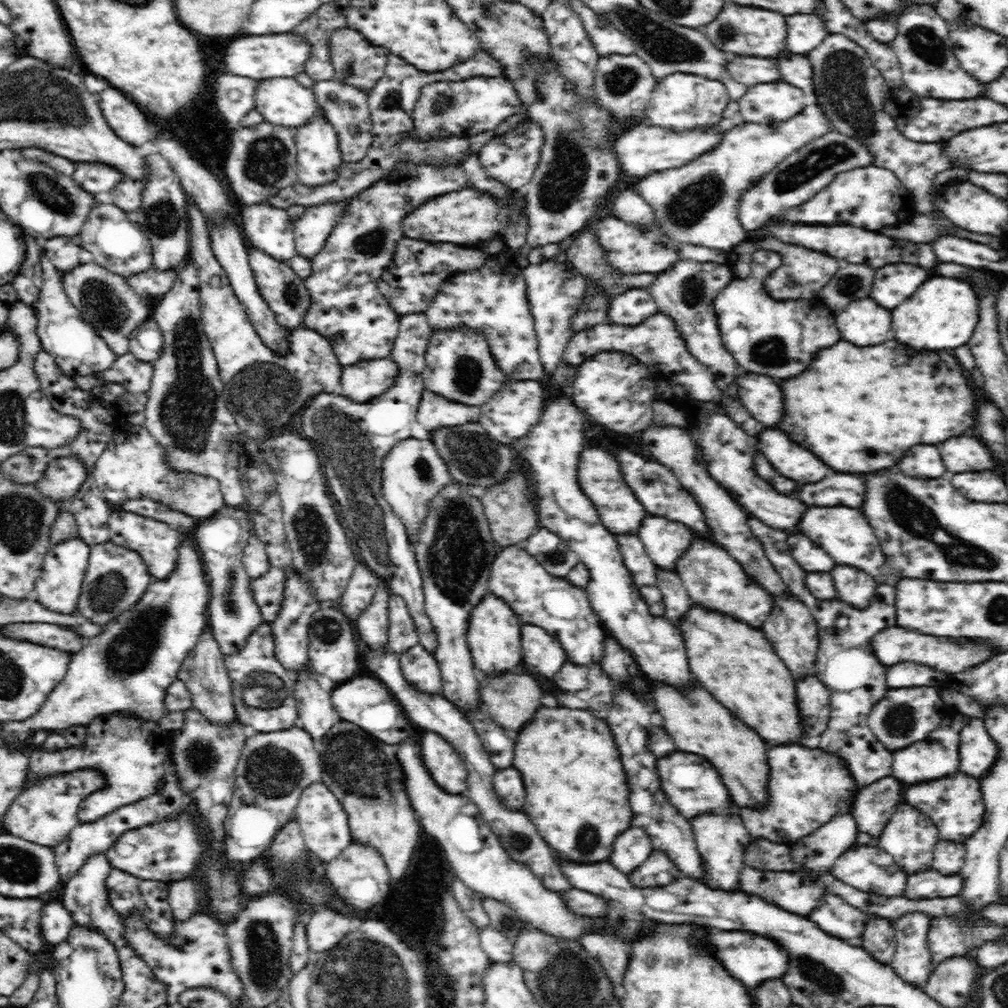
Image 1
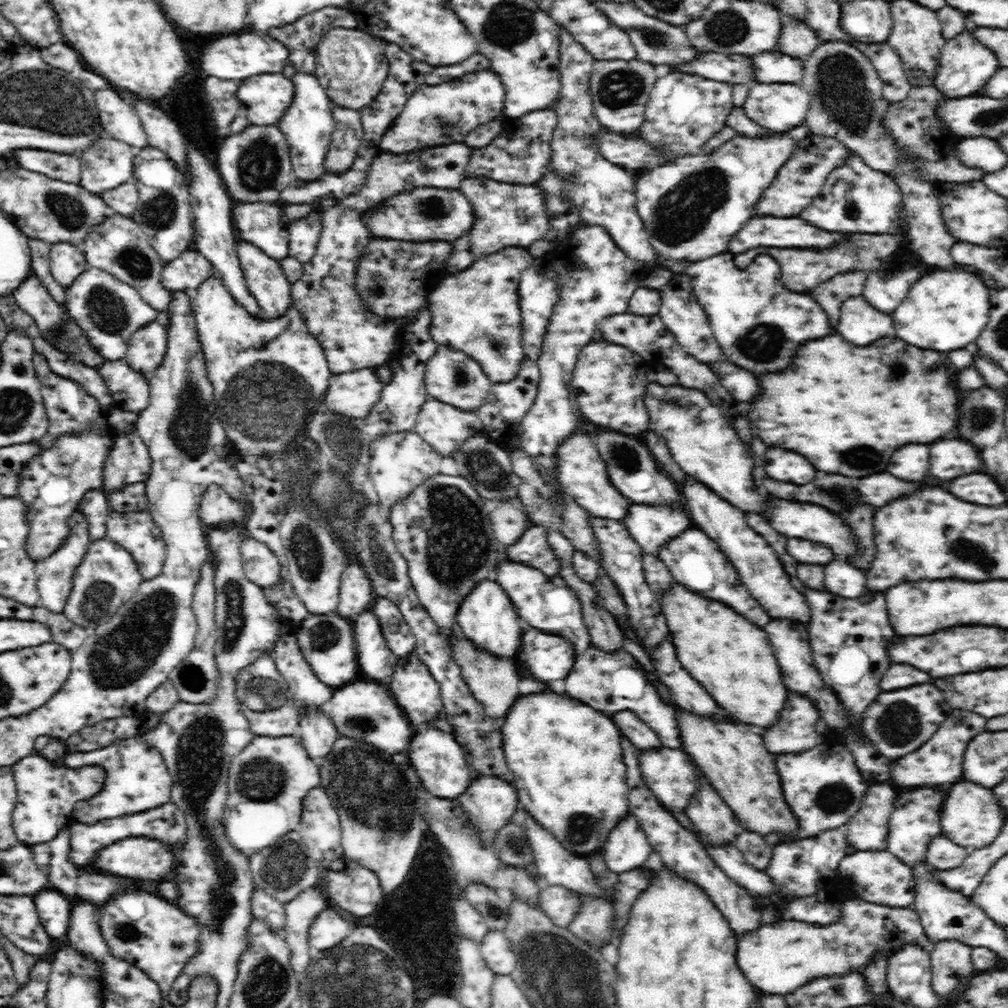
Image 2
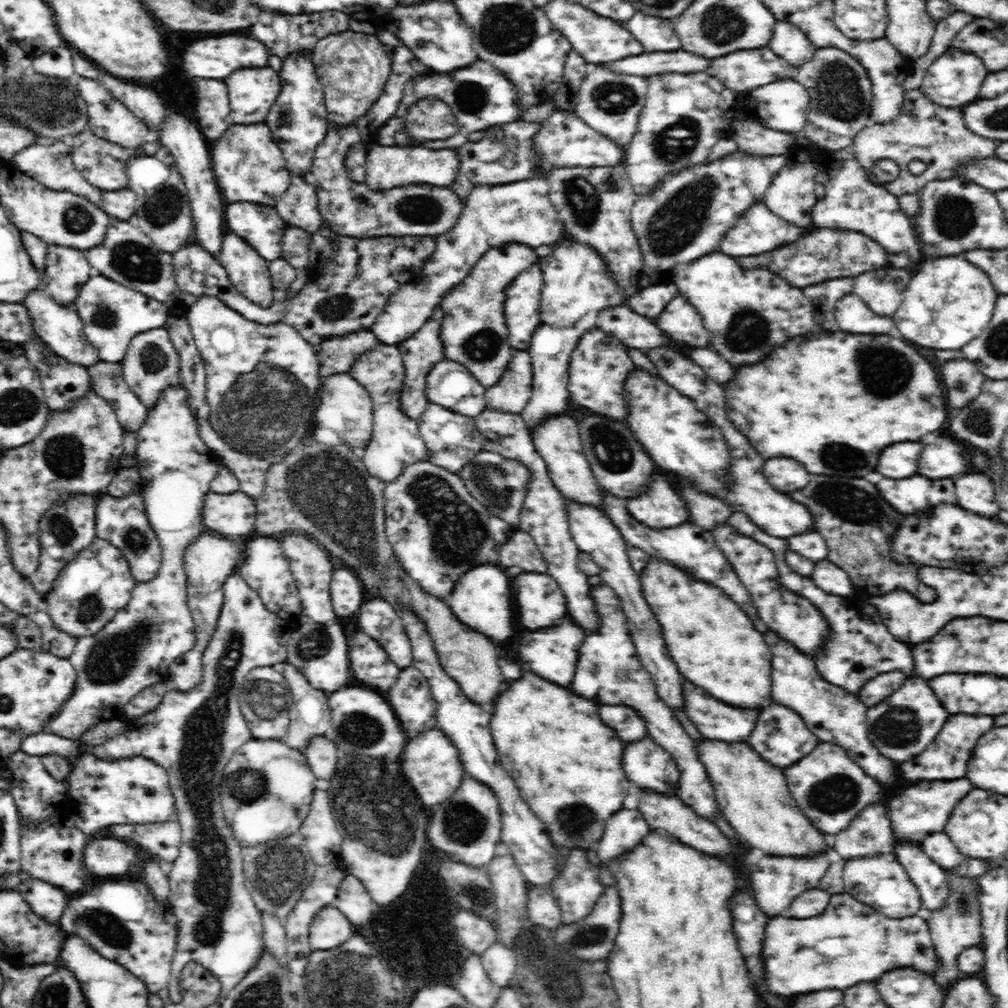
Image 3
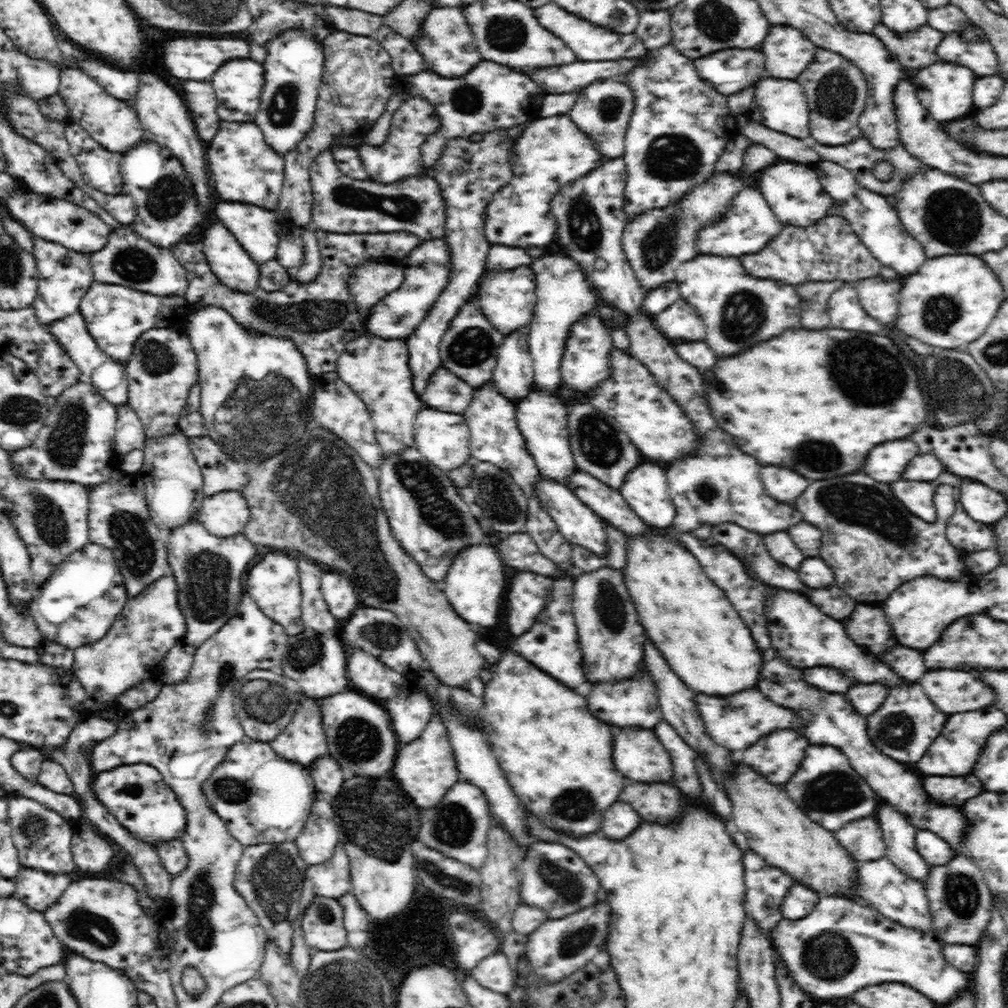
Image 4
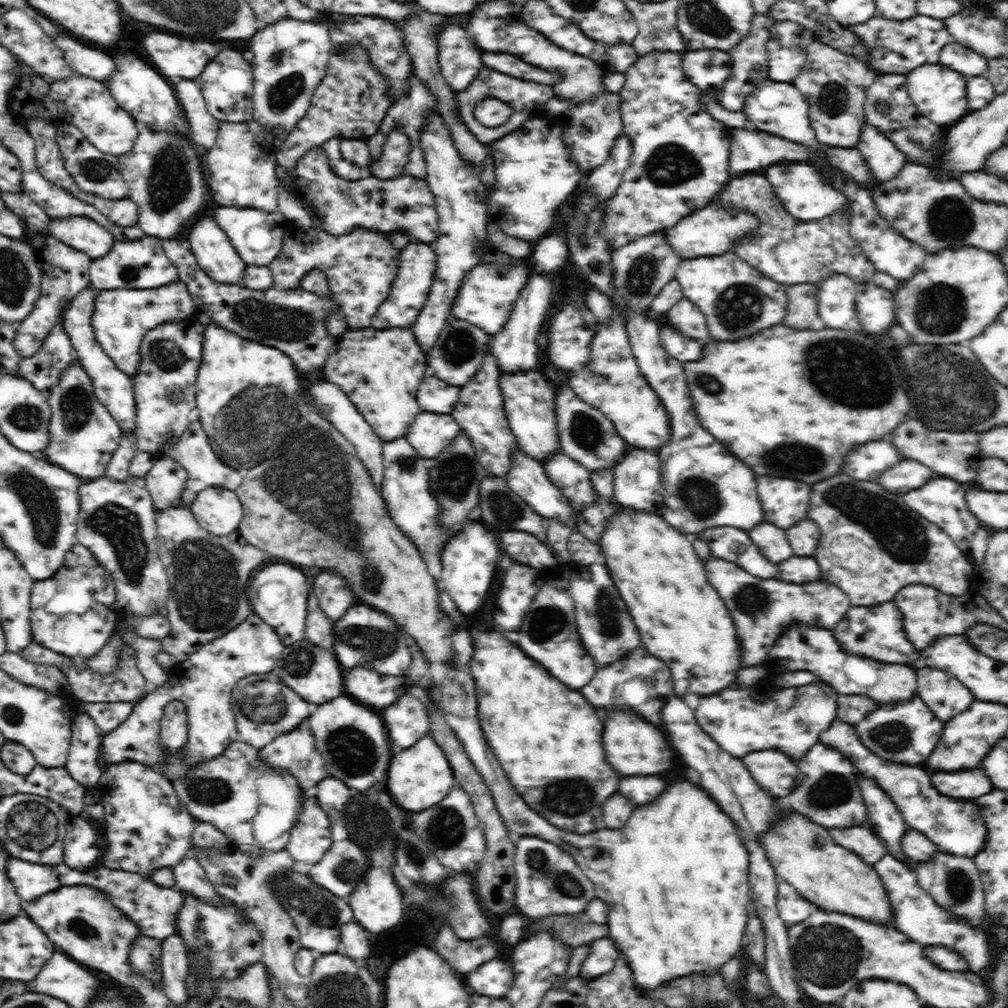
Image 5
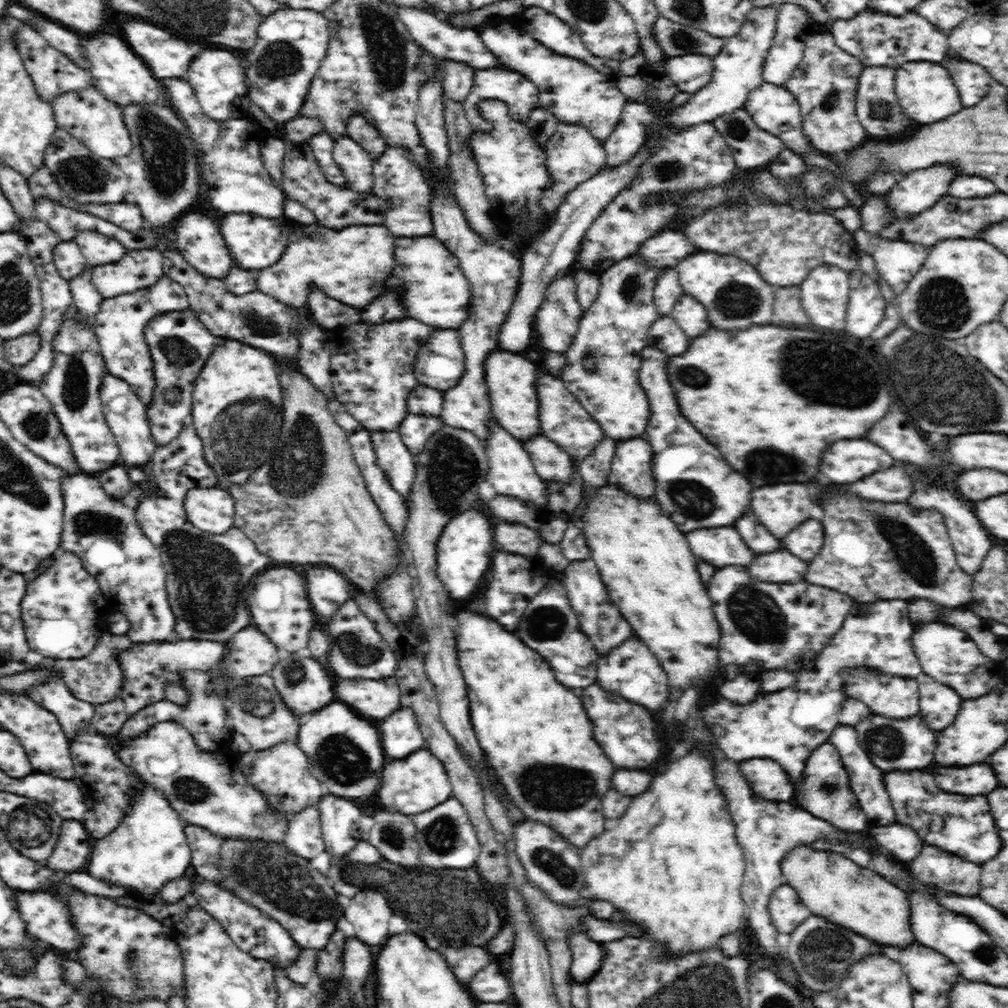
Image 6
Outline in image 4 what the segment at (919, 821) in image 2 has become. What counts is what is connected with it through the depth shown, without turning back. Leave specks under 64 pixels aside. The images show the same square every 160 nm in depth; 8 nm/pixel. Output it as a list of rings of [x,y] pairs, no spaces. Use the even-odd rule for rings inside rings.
[[[974,774],[960,778],[924,778],[924,790],[938,802],[946,806],[956,806],[974,798],[982,792],[982,786]]]

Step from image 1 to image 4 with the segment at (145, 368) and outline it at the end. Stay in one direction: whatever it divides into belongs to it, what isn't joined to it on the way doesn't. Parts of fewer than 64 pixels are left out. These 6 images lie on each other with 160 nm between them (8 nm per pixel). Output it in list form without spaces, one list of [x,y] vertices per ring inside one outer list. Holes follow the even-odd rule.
[[[128,402],[116,406],[116,410],[115,445],[117,451],[124,456],[131,450],[136,450],[136,448],[142,449],[143,442],[148,437],[142,421],[138,418],[136,412],[130,408]]]

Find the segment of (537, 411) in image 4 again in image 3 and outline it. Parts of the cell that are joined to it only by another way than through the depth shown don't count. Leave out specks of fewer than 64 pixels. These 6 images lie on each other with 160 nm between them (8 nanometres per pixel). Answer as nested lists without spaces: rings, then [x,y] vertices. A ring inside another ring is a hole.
[[[566,415],[566,418],[558,418],[558,422],[550,422],[550,426],[546,426],[546,430],[542,430],[542,434],[538,434],[538,438],[532,440],[538,454],[546,463],[554,486],[563,496],[577,504],[602,510],[606,506],[606,498],[582,450],[580,429],[577,422]]]

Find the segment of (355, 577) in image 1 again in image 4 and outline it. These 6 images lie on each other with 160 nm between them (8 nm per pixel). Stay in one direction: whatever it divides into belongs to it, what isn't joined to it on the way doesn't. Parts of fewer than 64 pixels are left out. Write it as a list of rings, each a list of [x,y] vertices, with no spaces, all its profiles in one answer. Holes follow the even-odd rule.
[[[324,574],[321,578],[321,589],[329,611],[337,618],[352,616],[358,606],[361,605],[359,596],[353,583],[342,574]]]

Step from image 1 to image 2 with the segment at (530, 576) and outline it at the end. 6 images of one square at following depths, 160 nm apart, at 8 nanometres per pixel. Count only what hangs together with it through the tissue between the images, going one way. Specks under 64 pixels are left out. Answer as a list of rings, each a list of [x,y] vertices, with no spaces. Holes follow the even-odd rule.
[[[512,559],[512,562],[504,562],[500,566],[496,580],[502,588],[508,590],[508,596],[514,602],[516,612],[530,626],[538,630],[546,630],[550,634],[558,634],[576,648],[575,654],[586,652],[586,648],[592,645],[589,627],[585,625],[584,613],[581,609],[581,599],[577,597],[576,591],[565,582],[565,579],[544,575],[538,568]]]

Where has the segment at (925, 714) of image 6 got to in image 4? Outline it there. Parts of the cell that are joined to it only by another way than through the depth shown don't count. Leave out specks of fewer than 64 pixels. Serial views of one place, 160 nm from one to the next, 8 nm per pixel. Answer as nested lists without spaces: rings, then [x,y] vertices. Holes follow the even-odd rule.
[[[934,670],[926,672],[918,682],[937,708],[946,714],[970,712],[994,704],[994,694],[984,686],[982,680],[976,680],[972,672],[962,670]]]

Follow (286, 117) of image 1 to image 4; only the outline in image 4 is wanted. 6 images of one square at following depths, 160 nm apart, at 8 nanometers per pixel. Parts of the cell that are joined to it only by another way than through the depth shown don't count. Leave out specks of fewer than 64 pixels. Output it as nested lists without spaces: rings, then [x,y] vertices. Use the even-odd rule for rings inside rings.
[[[248,58],[230,60],[230,66],[222,66],[218,69],[218,74],[211,77],[211,80],[213,89],[216,90],[216,99],[218,99],[217,113],[222,121],[255,122],[266,82],[262,63]]]

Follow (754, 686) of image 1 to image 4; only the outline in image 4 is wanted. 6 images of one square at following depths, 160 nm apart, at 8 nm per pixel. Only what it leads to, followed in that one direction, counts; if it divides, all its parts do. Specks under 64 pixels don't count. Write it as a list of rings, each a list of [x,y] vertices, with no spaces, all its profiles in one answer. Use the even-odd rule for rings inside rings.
[[[654,531],[642,538],[627,537],[627,555],[628,564],[622,570],[623,578],[630,598],[636,604],[644,632],[650,639],[654,638],[653,645],[662,650],[662,655],[666,654],[666,662],[674,666],[674,672],[682,678],[682,682],[708,696],[730,696],[756,686],[764,660],[754,646],[752,634],[746,623],[740,620],[724,591],[706,578],[707,574],[694,554],[687,552],[674,537]]]

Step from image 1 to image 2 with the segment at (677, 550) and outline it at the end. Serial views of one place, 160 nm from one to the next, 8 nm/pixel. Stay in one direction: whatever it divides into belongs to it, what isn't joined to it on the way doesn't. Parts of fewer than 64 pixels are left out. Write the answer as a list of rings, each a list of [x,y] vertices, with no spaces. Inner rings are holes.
[[[632,502],[628,516],[622,520],[630,531],[632,538],[642,547],[643,554],[658,556],[668,542],[694,526],[687,508],[670,508],[670,505],[639,505]]]

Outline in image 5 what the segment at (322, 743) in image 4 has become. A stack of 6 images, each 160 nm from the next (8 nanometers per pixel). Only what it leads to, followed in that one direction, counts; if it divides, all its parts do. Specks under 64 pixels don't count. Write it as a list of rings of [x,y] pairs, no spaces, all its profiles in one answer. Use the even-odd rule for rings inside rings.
[[[307,721],[277,736],[260,749],[260,754],[273,768],[292,771],[305,792],[328,777],[324,757],[316,746],[316,738]]]

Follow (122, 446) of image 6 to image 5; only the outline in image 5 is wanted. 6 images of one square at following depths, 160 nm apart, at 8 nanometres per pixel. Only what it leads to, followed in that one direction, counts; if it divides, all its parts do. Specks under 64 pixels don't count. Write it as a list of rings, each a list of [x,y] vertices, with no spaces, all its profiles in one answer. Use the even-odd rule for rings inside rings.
[[[91,286],[84,288],[70,303],[65,312],[63,328],[70,337],[70,342],[77,355],[77,361],[92,379],[94,394],[116,419],[122,433],[135,433],[135,398],[132,377],[118,370],[114,362],[106,356],[103,348],[94,336],[91,326],[91,314],[94,310],[94,298],[97,291]]]

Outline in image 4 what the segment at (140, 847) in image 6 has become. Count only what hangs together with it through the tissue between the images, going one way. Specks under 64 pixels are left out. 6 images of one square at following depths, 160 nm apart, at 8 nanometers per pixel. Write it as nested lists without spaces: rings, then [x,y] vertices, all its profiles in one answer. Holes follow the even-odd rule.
[[[134,763],[115,767],[106,772],[97,771],[90,782],[94,799],[100,800],[104,809],[138,839],[154,847],[180,839],[186,823],[186,812],[173,789],[166,784],[160,771],[149,763]]]

